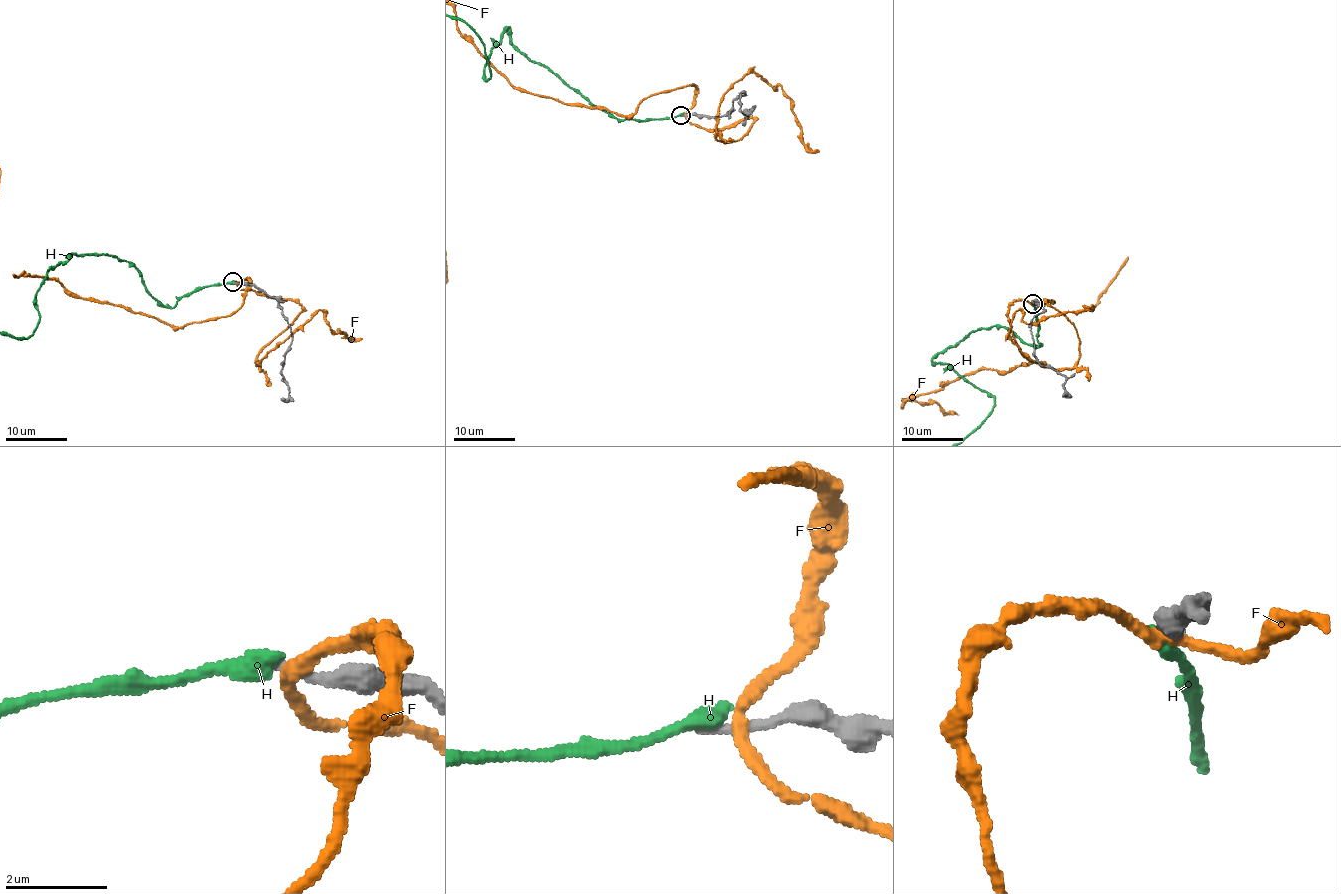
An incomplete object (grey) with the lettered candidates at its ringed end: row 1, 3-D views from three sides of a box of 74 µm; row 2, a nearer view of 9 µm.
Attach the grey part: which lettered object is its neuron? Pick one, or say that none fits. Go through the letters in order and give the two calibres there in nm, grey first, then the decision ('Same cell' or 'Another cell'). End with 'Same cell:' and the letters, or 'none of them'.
F: Thickness 260 nm (grey) against 240 nm. Another cell
H: Thickness 220 nm (grey) against 400 nm. Another cell
Same cell: none of them

